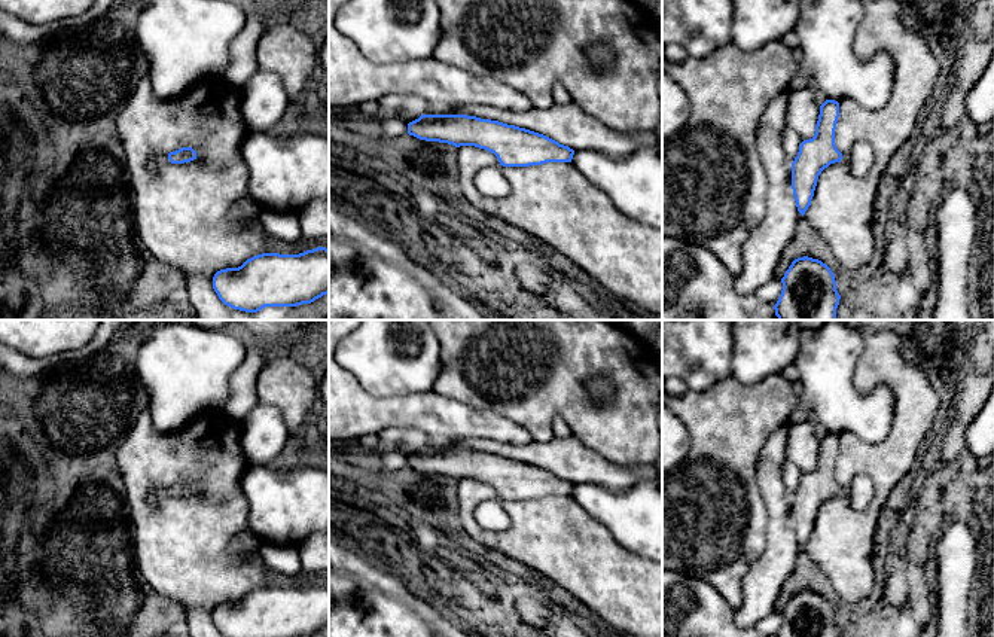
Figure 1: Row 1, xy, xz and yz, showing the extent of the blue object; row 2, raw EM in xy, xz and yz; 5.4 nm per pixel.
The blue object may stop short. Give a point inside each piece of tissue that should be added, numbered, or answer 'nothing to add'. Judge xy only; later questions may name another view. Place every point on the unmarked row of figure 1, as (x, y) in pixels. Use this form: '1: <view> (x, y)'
1: xy (158, 493)

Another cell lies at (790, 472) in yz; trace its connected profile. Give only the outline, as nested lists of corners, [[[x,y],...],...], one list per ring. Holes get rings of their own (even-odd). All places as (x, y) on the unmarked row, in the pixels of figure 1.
[[[786,460],[783,464],[783,482],[786,487],[786,491],[793,496],[795,491],[798,490],[799,479],[804,473],[799,470],[796,464],[792,461]]]

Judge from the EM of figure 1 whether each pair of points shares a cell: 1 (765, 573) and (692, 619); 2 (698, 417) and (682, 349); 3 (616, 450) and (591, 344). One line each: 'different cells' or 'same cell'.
1: different cells
2: different cells
3: same cell

